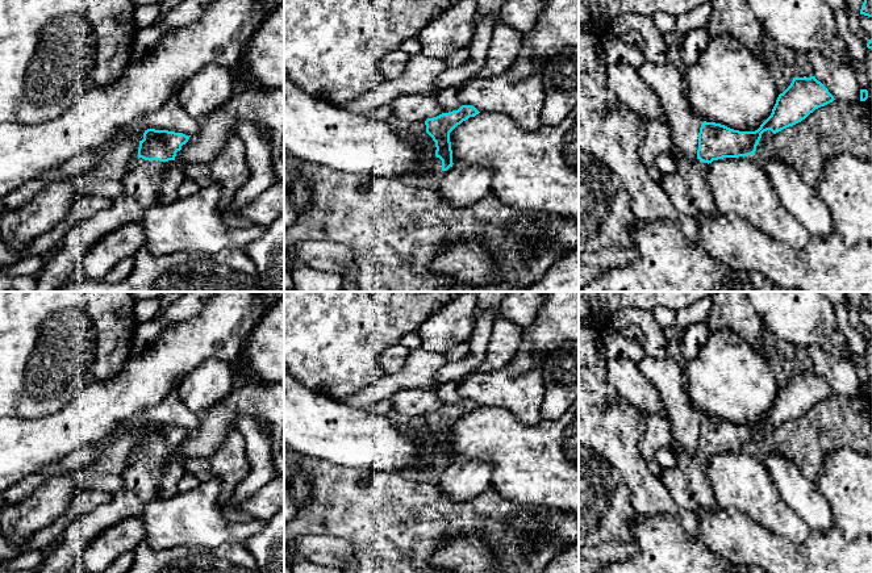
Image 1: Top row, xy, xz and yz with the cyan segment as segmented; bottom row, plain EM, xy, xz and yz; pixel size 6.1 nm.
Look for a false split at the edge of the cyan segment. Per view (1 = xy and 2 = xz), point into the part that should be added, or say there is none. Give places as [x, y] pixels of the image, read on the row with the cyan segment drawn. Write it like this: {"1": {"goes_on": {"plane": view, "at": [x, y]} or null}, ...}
{"1": {"goes_on": {"plane": "xy", "at": [149, 183]}}, "2": {"goes_on": {"plane": "xz", "at": [447, 99]}}}

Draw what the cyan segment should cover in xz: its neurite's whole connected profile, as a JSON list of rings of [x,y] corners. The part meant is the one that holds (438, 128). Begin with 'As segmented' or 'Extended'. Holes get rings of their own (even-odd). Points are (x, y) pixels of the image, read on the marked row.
Extended. [[[459,85],[437,91],[434,99],[442,106],[442,113],[425,121],[426,133],[435,142],[435,156],[442,160],[442,171],[447,171],[452,163],[450,133],[463,121],[479,114],[472,105],[462,105],[458,100]]]

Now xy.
Extended. [[[145,130],[138,159],[122,179],[122,192],[109,209],[70,230],[64,246],[55,250],[36,277],[36,292],[58,292],[79,275],[83,258],[100,238],[125,223],[141,222],[153,206],[175,201],[185,176],[183,167],[174,160],[188,139],[183,133]]]

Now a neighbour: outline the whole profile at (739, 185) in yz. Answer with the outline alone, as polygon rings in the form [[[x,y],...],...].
[[[755,155],[713,160],[708,184],[721,216],[746,218],[769,238],[796,250],[808,244],[811,235],[781,205]]]

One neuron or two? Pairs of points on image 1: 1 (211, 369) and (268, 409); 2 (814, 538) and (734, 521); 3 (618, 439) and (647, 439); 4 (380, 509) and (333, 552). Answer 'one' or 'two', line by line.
1: two
2: one
3: two
4: two

